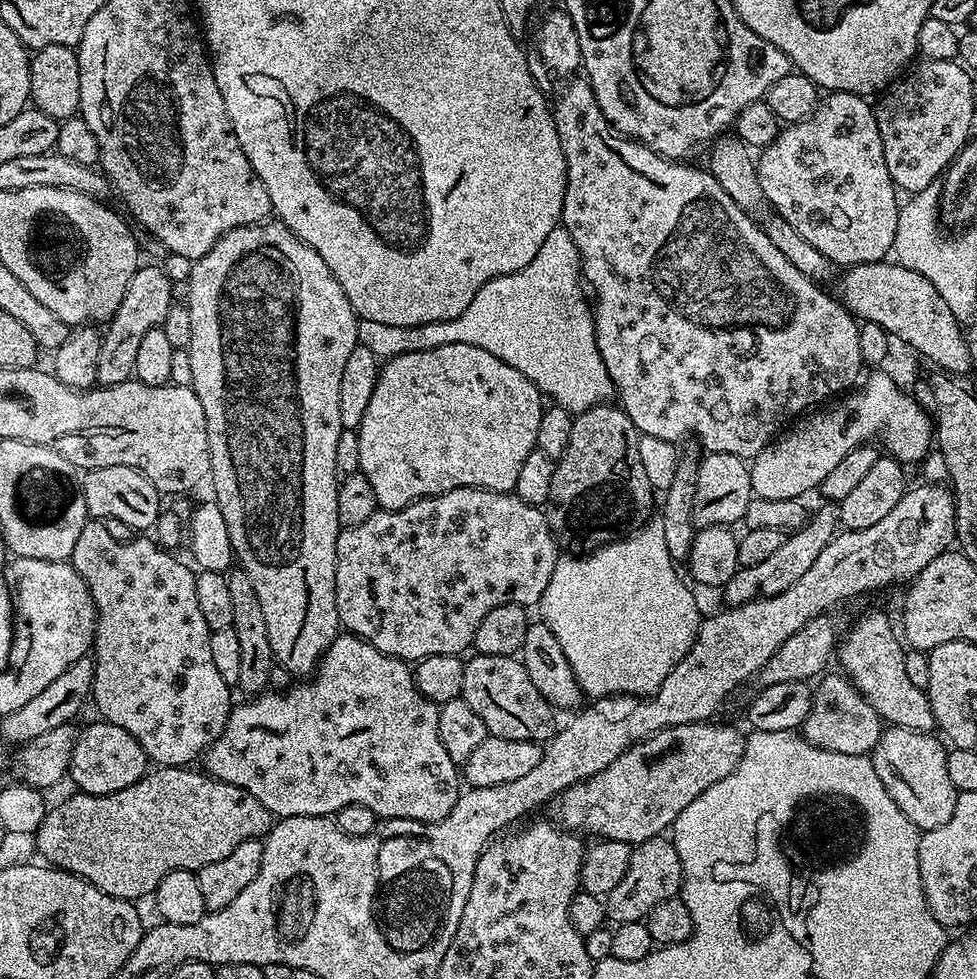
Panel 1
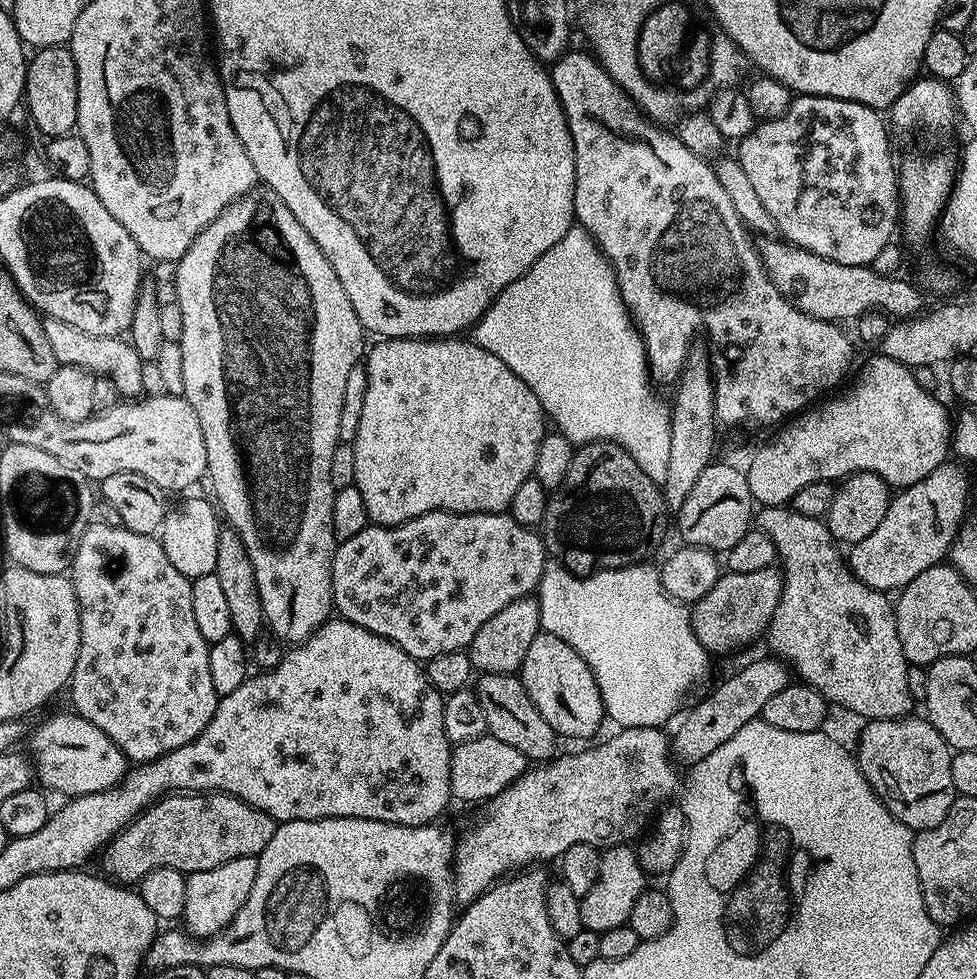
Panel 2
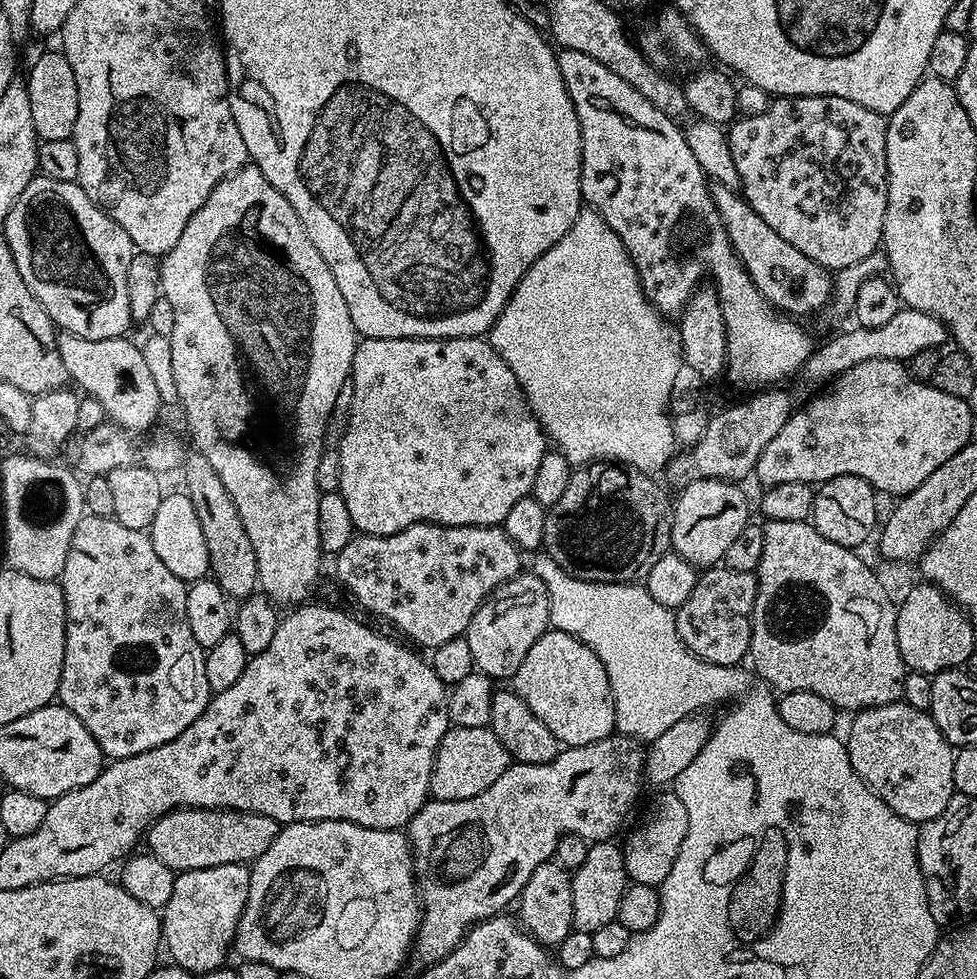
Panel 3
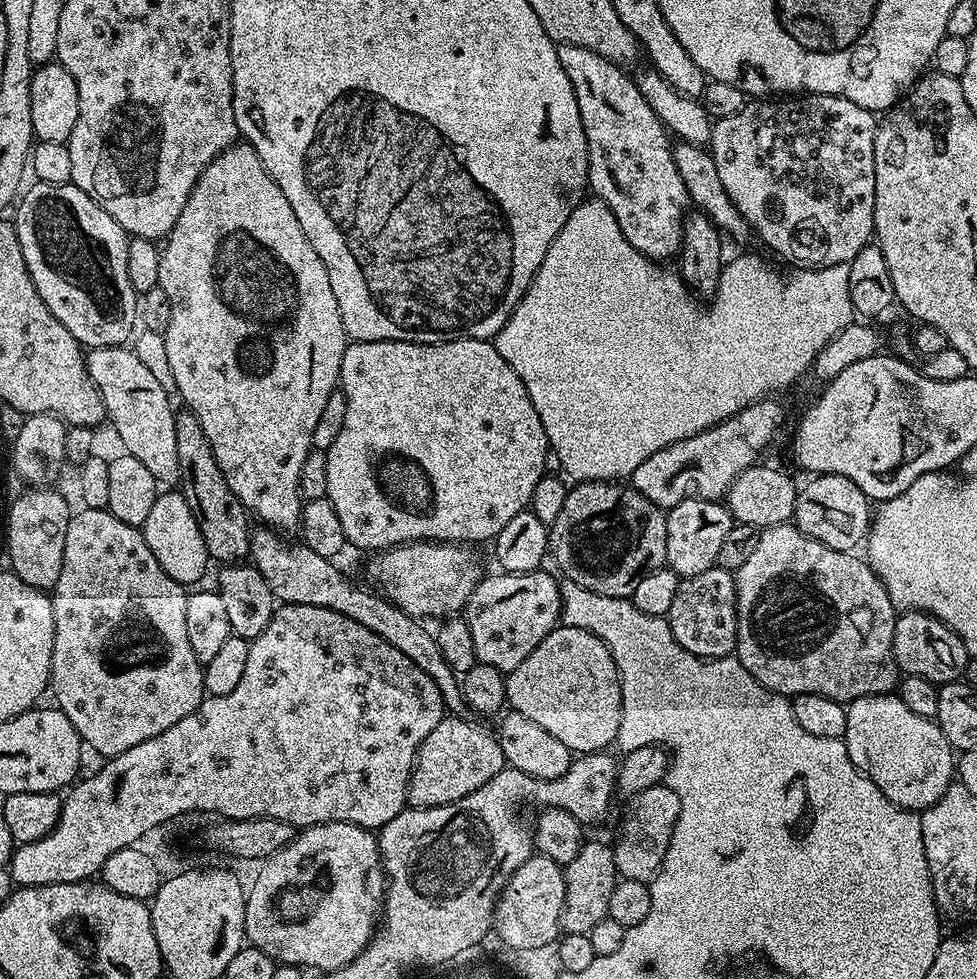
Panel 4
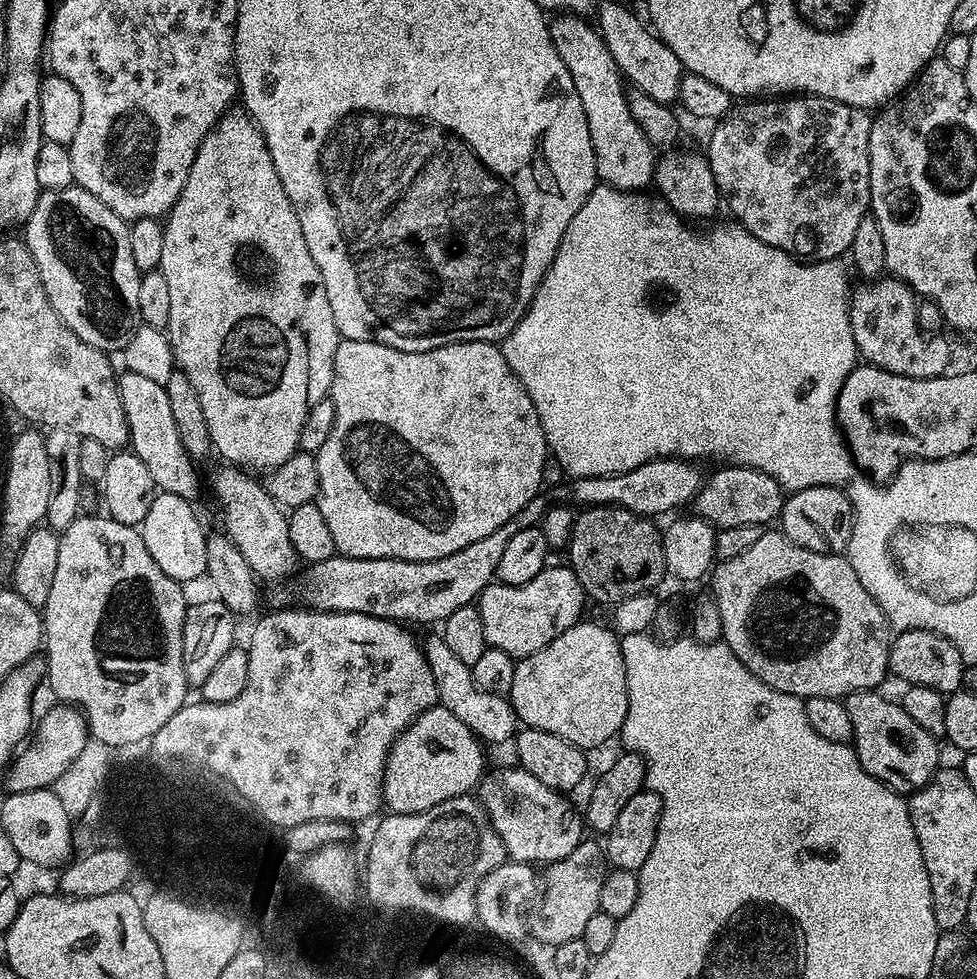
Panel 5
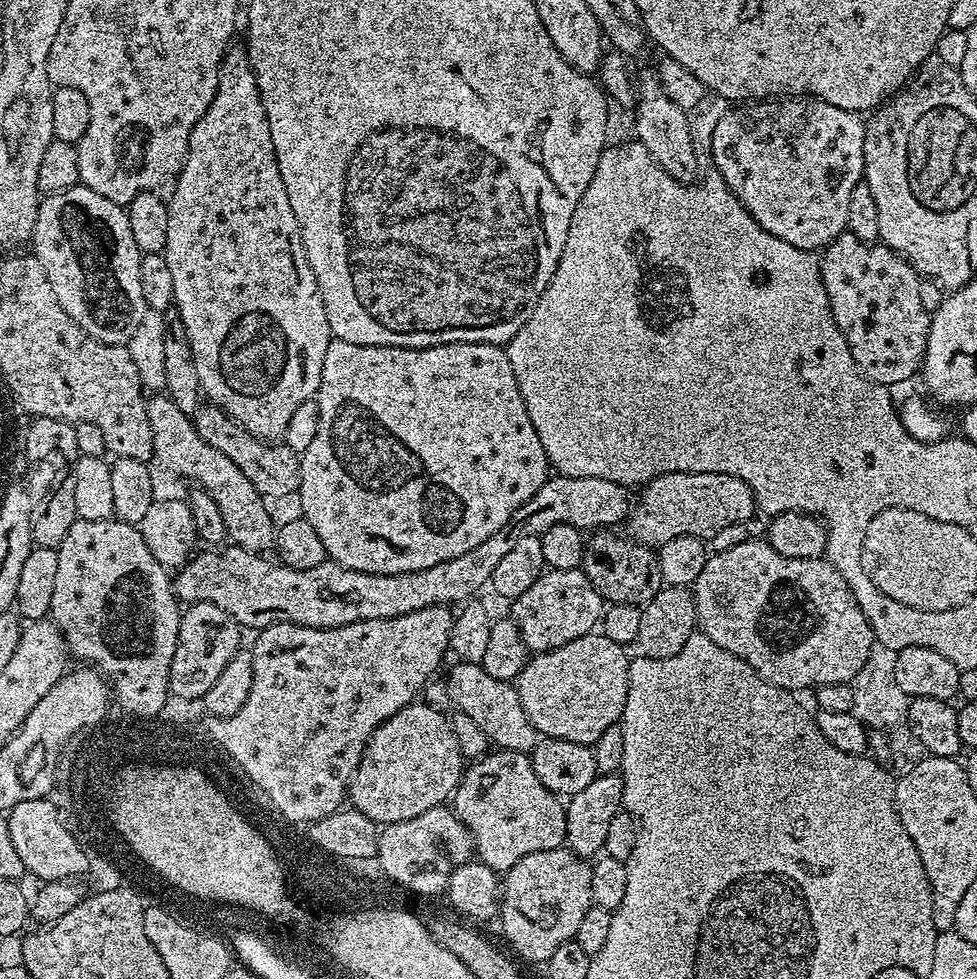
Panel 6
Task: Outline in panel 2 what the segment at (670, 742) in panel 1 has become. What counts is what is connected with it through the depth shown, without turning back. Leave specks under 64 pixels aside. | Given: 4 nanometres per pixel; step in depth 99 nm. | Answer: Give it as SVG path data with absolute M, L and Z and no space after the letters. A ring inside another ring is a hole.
M663 727L620 728L617 736L610 737L597 748L588 748L577 756L568 756L557 764L548 762L543 766L529 767L523 776L517 778L498 797L497 804L501 804L465 834L465 848L454 861L457 901L464 906L471 904L480 893L520 866L515 864L520 864L531 856L559 858L575 844L615 846L632 842L640 828L647 829L654 814L659 813L676 792L677 765L670 751L669 733L664 731Z

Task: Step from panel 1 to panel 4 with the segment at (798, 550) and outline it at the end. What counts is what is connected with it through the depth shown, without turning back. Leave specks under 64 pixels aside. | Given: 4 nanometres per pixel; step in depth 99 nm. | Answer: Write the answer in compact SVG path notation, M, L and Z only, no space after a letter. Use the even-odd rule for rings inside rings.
M712 567L702 574L683 577L666 615L670 634L690 654L702 660L721 660L736 652L738 614L736 613L736 577L733 573Z

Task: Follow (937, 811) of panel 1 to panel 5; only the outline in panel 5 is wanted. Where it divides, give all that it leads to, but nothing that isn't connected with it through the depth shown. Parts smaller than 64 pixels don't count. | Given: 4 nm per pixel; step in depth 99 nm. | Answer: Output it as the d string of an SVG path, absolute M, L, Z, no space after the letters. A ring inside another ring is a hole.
M876 690L852 692L843 697L852 723L853 748L859 764L888 788L901 794L911 794L929 784L941 767L937 737L926 734L910 714L895 699L887 700Z

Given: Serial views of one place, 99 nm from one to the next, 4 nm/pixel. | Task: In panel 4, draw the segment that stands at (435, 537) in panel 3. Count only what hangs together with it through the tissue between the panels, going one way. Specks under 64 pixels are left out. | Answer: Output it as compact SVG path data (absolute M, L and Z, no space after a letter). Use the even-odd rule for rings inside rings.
M417 540L414 544L399 544L396 548L385 548L379 554L373 555L376 557L369 562L368 572L377 584L375 587L392 601L395 608L401 608L406 614L417 618L452 618L467 609L470 594L474 594L478 582L485 575L486 569L480 565L480 556L476 550L467 544L441 544L430 540Z

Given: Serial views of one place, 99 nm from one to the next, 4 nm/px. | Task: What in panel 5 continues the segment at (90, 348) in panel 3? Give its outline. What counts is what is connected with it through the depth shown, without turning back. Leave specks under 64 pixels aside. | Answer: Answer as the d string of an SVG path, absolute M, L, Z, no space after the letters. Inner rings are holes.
M127 370L119 373L118 383L122 410L128 423L131 452L142 458L159 491L178 494L182 498L195 501L200 492L200 476L196 473L197 465L182 446L178 426L174 426L174 414L170 410L170 398L166 398L164 385Z

